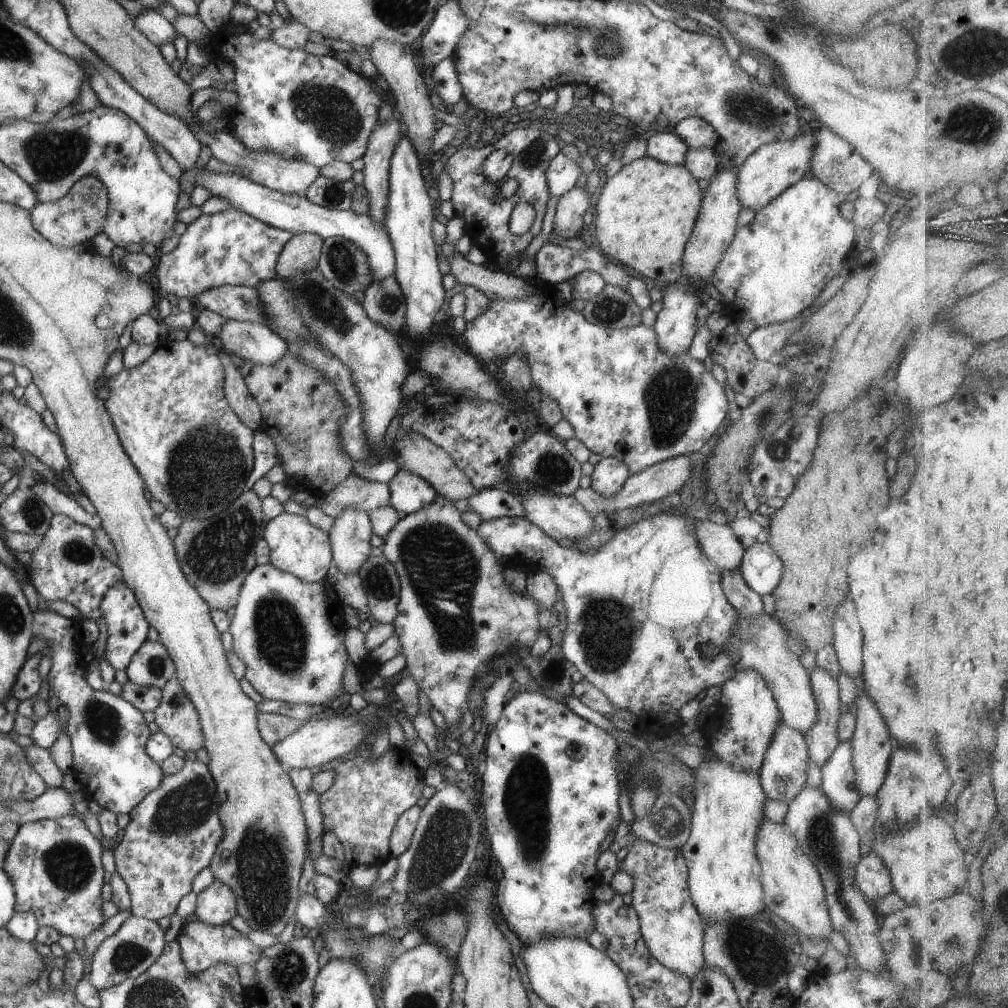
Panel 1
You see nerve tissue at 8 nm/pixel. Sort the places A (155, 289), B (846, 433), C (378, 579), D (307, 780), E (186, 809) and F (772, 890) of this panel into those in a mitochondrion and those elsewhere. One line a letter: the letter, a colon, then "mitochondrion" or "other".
A: other
B: other
C: mitochondrion
D: other
E: mitochondrion
F: other

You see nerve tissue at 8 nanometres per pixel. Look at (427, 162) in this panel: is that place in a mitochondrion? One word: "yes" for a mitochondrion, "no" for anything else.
no

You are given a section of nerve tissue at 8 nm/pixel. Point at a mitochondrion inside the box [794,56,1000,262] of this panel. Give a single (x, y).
(970, 121)

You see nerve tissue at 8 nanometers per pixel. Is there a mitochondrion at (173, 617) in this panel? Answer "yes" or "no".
no

